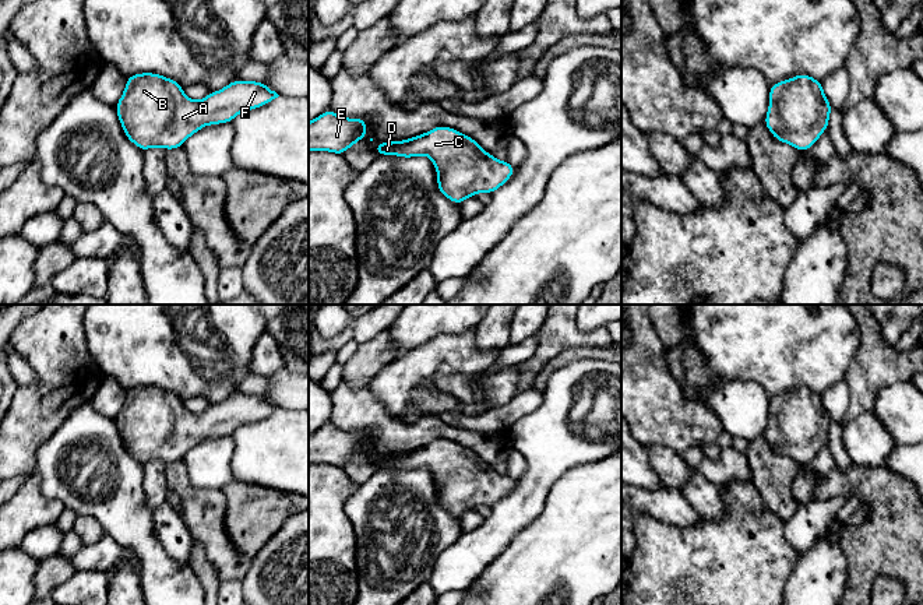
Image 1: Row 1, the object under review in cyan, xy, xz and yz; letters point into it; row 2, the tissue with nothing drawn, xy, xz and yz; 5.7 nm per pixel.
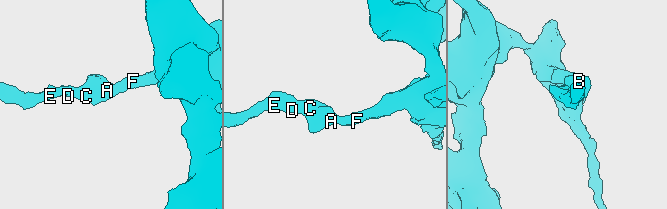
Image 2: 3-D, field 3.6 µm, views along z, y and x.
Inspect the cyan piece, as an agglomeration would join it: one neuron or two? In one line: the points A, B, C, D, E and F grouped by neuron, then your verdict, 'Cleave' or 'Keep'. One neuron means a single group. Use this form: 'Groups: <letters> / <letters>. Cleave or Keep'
Groups: A B C D E F. Keep

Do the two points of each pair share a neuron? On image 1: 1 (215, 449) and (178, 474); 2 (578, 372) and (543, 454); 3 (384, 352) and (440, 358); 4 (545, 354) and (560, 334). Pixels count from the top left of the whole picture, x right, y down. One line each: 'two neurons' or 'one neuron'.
1: two neurons
2: one neuron
3: two neurons
4: one neuron

